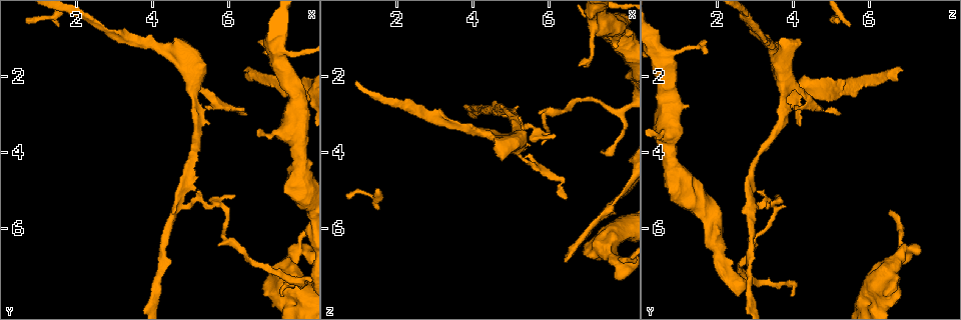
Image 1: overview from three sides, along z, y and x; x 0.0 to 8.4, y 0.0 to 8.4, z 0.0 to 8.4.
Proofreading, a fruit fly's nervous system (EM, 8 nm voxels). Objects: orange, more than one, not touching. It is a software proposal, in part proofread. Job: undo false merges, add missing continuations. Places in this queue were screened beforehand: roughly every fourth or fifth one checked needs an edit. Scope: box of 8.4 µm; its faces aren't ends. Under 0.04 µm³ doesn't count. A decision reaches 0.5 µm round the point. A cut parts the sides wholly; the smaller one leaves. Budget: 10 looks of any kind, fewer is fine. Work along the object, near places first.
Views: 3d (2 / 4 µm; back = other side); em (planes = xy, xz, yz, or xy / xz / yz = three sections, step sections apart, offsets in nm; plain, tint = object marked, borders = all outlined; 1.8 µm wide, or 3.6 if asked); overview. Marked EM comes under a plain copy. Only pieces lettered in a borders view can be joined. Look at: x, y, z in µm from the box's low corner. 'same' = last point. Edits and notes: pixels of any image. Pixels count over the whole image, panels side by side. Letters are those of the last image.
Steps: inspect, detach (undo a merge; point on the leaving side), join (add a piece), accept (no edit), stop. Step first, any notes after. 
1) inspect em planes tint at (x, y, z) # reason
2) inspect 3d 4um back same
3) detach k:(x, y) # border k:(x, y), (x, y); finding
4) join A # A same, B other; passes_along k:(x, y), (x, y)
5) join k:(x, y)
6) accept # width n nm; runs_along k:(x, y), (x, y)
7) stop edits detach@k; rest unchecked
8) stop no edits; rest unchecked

inspect 3d 4um at (5.30, 5.30, 3.35) # a fork

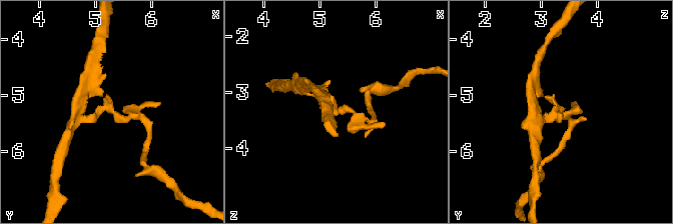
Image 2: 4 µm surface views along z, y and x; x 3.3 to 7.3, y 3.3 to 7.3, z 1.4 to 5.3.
inspect em planes borders at (5.35, 5.30, 3.35) # arms 3

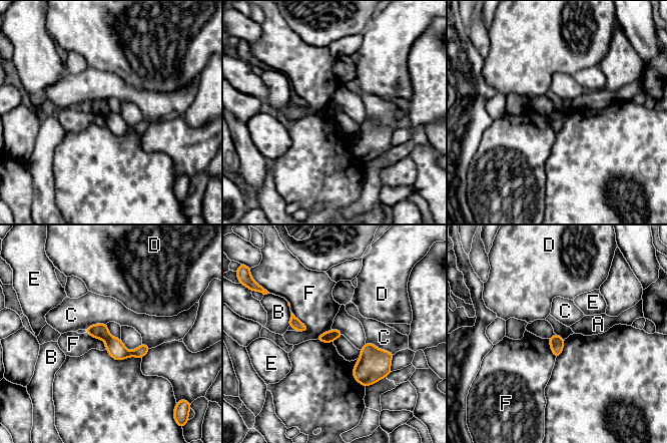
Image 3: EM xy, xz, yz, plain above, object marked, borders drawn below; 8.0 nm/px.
detach 3:(327, 337) # width 100 nm; A other, B other, C other, D other, E other, F other; two cells meet here

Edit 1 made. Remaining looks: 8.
inspect overview

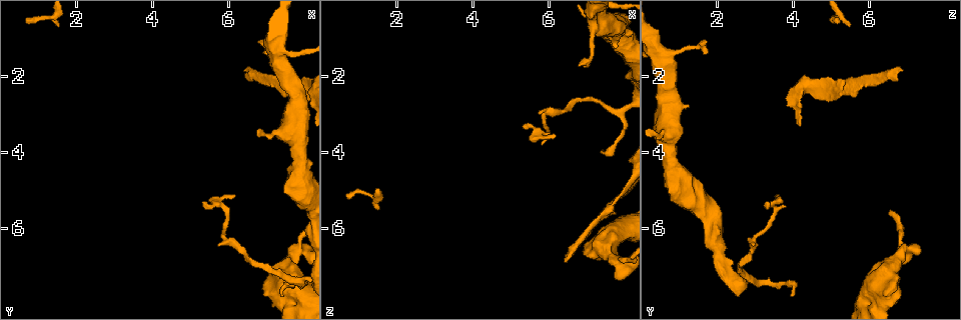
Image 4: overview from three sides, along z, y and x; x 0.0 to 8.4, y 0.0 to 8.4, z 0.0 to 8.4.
inspect em planes tint at (7.75, 7.90, 6.15)

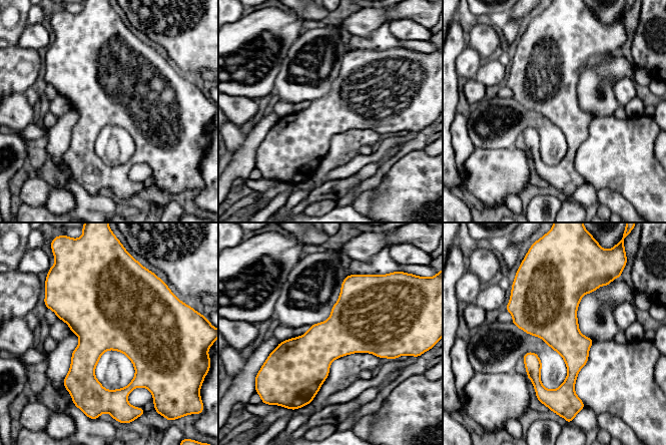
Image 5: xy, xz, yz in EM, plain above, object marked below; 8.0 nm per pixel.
inspect em planes borders same # see the neighbours

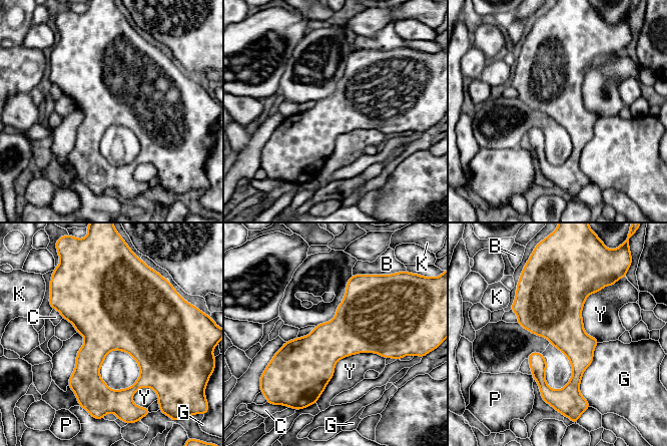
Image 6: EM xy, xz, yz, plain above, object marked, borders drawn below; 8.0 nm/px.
accept # width 380 nm; longest_contact Y 650 nm; B other, C other, G other, K other, P other, Y other; all the same cell

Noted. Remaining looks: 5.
stop edits detach@3; rest unchecked

